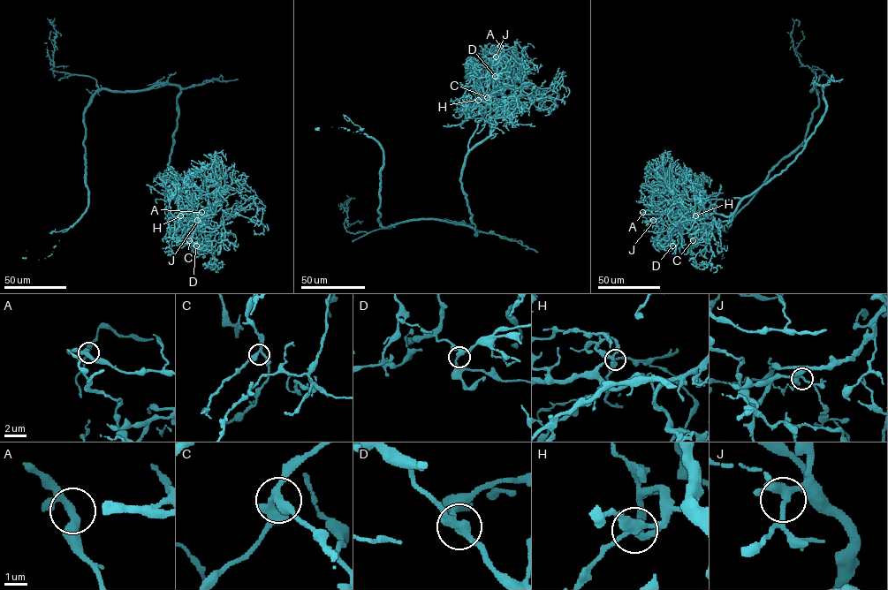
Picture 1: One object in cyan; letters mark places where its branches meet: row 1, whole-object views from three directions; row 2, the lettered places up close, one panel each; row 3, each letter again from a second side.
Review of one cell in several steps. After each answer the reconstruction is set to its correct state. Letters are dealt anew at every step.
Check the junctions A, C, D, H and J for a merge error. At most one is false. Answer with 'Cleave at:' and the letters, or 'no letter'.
Cleave at: no letter

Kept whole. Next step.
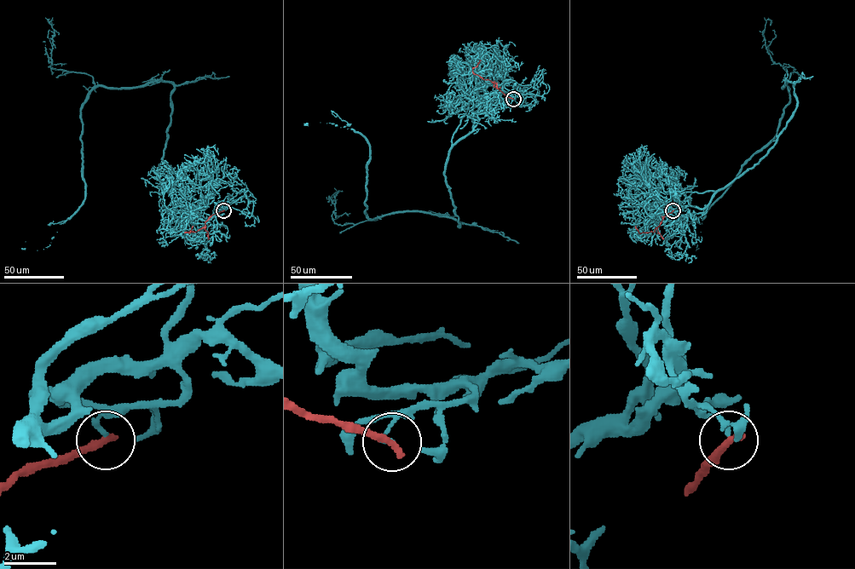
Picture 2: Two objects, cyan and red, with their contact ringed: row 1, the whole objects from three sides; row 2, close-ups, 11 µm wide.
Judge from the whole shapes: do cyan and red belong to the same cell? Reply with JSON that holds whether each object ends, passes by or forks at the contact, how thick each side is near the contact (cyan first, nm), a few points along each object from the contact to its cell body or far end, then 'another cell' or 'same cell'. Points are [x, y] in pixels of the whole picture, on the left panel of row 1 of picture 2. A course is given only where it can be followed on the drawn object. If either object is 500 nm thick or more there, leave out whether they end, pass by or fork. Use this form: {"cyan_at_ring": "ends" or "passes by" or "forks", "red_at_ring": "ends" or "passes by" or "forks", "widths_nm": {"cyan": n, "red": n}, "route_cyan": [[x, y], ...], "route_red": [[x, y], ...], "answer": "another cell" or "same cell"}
{"cyan_at_ring": "ends", "red_at_ring": "ends", "widths_nm": {"cyan": 180, "red": 320}, "route_cyan": [[223, 209], [201, 220], [162, 186], [171, 83], [98, 86], [81, 109], [85, 199], [49, 246], [21, 248]], "route_red": [[223, 210], [210, 215], [201, 228], [184, 232], [189, 232], [193, 226]], "answer": "another cell"}

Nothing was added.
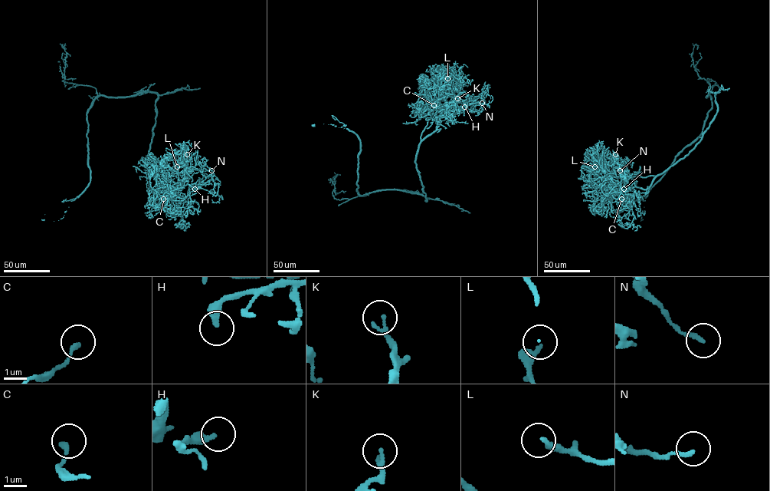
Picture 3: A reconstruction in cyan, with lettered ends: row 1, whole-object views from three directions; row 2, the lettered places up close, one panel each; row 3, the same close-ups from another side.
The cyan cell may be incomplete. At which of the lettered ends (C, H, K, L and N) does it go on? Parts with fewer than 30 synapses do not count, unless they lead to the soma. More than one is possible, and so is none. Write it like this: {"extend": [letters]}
{"extend": ["H", "N"]}

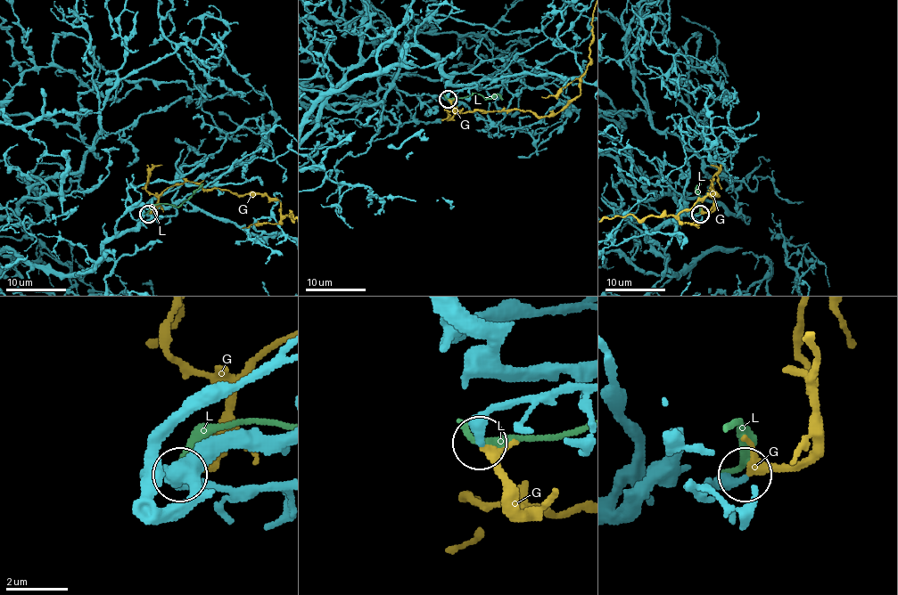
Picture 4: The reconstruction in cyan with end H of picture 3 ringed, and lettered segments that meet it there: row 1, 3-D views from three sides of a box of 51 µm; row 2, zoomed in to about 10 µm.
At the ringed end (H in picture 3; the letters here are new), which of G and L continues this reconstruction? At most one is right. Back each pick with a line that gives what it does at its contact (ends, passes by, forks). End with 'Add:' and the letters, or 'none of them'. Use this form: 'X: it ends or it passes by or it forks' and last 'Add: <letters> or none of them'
G: it passes by
Add: G

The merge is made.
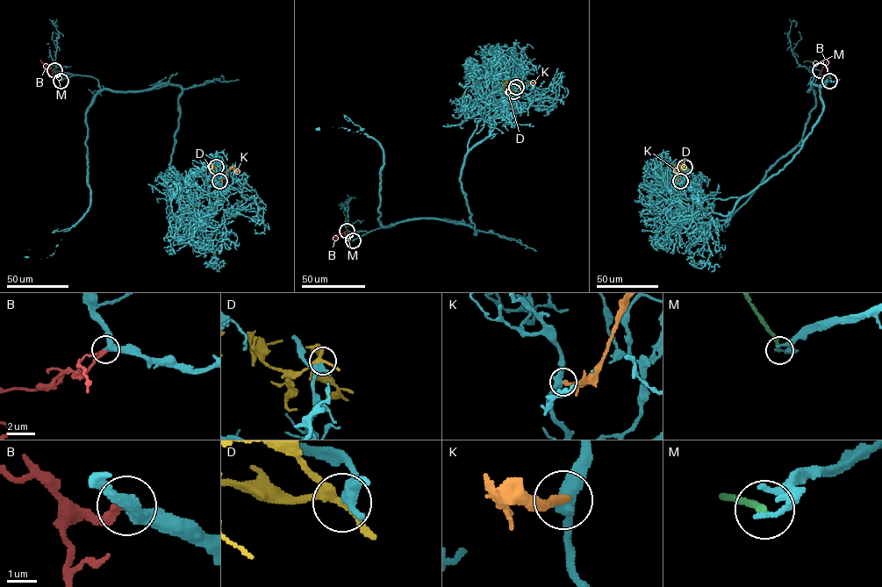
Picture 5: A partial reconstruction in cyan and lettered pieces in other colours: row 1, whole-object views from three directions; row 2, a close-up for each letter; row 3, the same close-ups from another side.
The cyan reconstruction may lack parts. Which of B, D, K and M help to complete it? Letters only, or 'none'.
B

